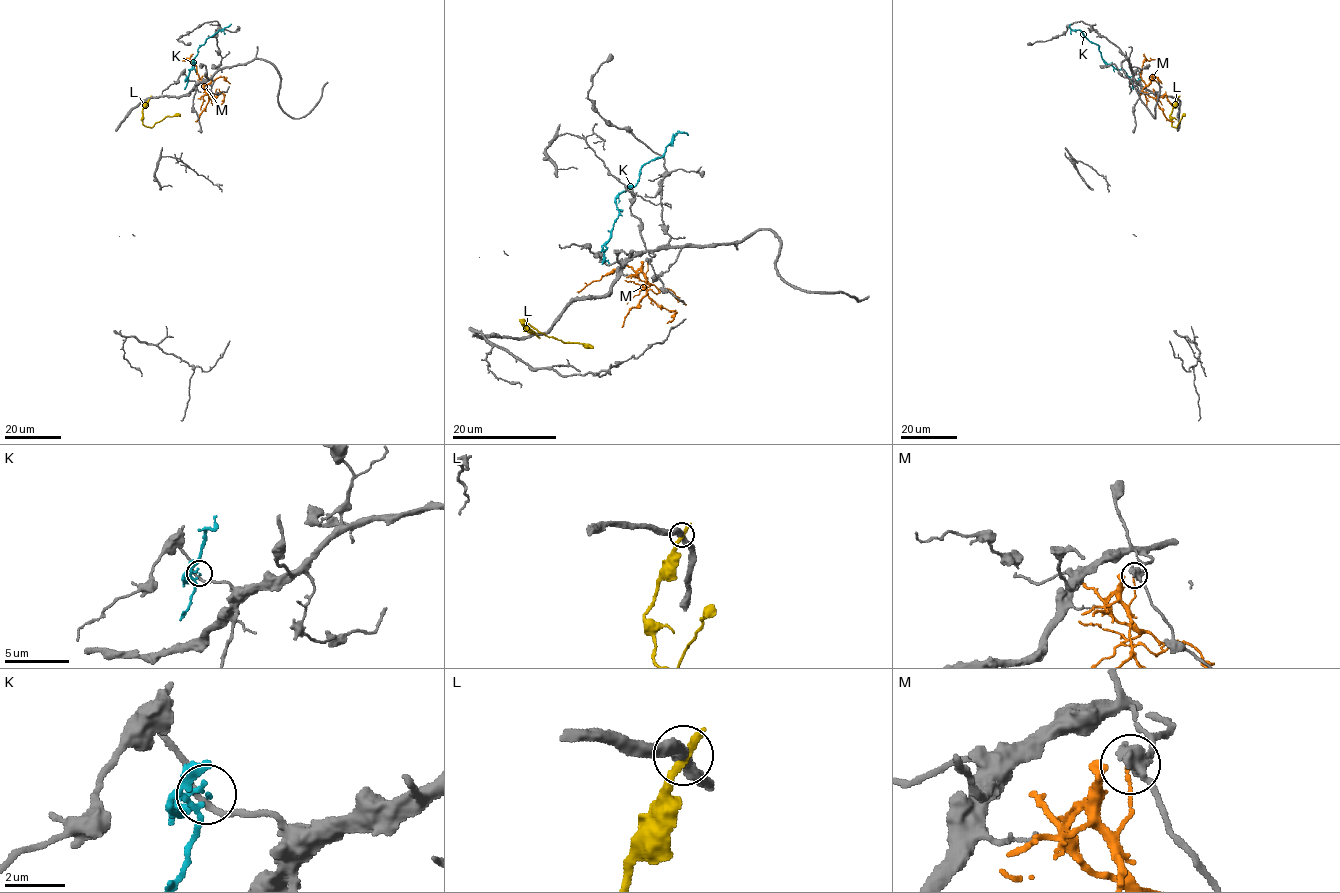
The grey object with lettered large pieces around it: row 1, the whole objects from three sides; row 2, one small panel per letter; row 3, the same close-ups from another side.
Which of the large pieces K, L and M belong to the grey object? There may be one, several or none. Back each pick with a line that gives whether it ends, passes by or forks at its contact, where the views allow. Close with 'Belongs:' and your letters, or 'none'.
Belongs: none

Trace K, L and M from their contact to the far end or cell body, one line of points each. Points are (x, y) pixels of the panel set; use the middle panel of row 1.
K: (608, 264), (603, 248), (618, 215), (616, 198), (634, 186), (639, 169), (660, 158), (677, 133), (688, 135)
L: (536, 335), (523, 324), (523, 320), (549, 336), (593, 348)
M: (647, 261), (645, 273), (639, 269), (635, 273), (628, 265), (613, 269), (576, 291)

